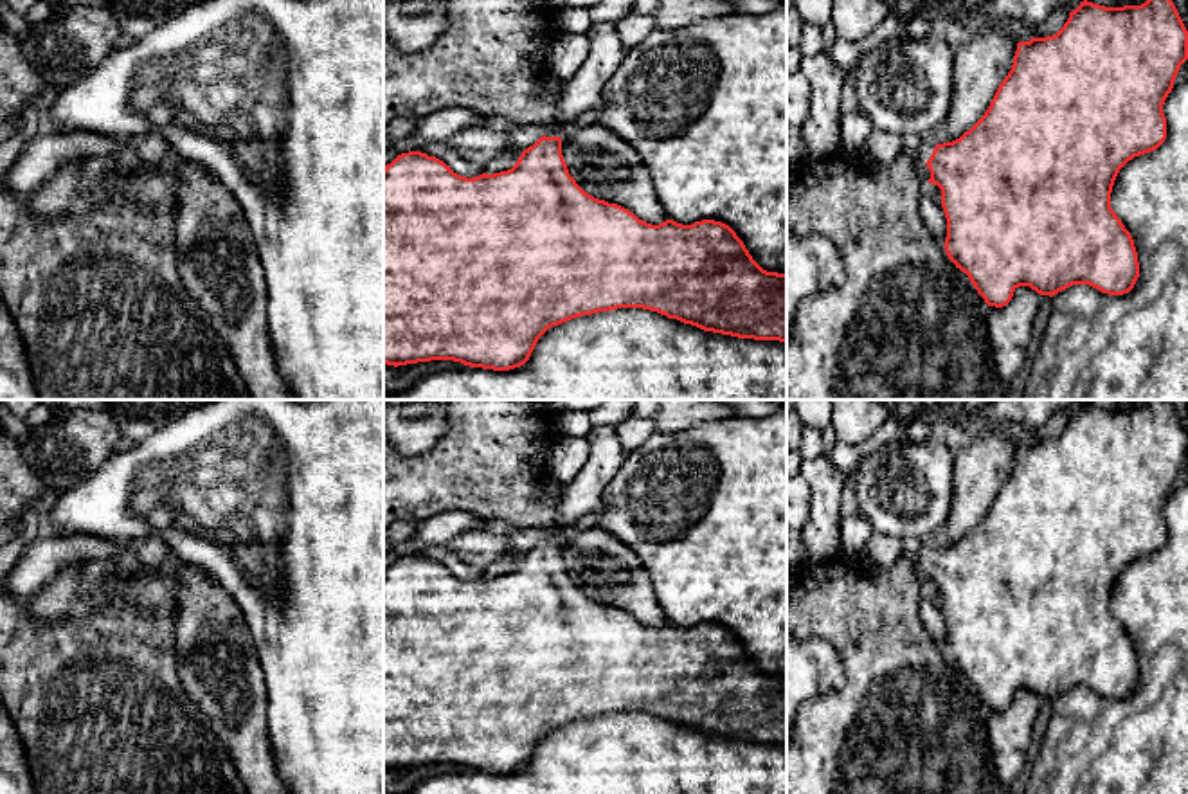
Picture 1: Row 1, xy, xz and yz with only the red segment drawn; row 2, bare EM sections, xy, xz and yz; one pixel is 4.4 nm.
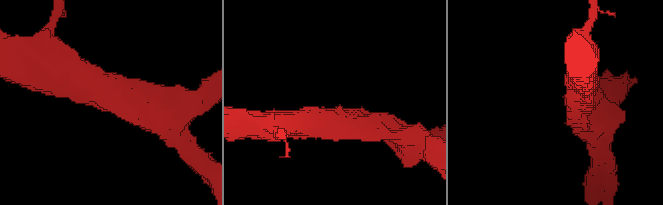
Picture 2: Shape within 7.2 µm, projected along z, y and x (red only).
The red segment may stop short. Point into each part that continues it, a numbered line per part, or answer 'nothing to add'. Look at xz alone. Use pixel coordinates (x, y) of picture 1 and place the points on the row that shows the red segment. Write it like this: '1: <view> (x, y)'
1: xz (584, 90)

